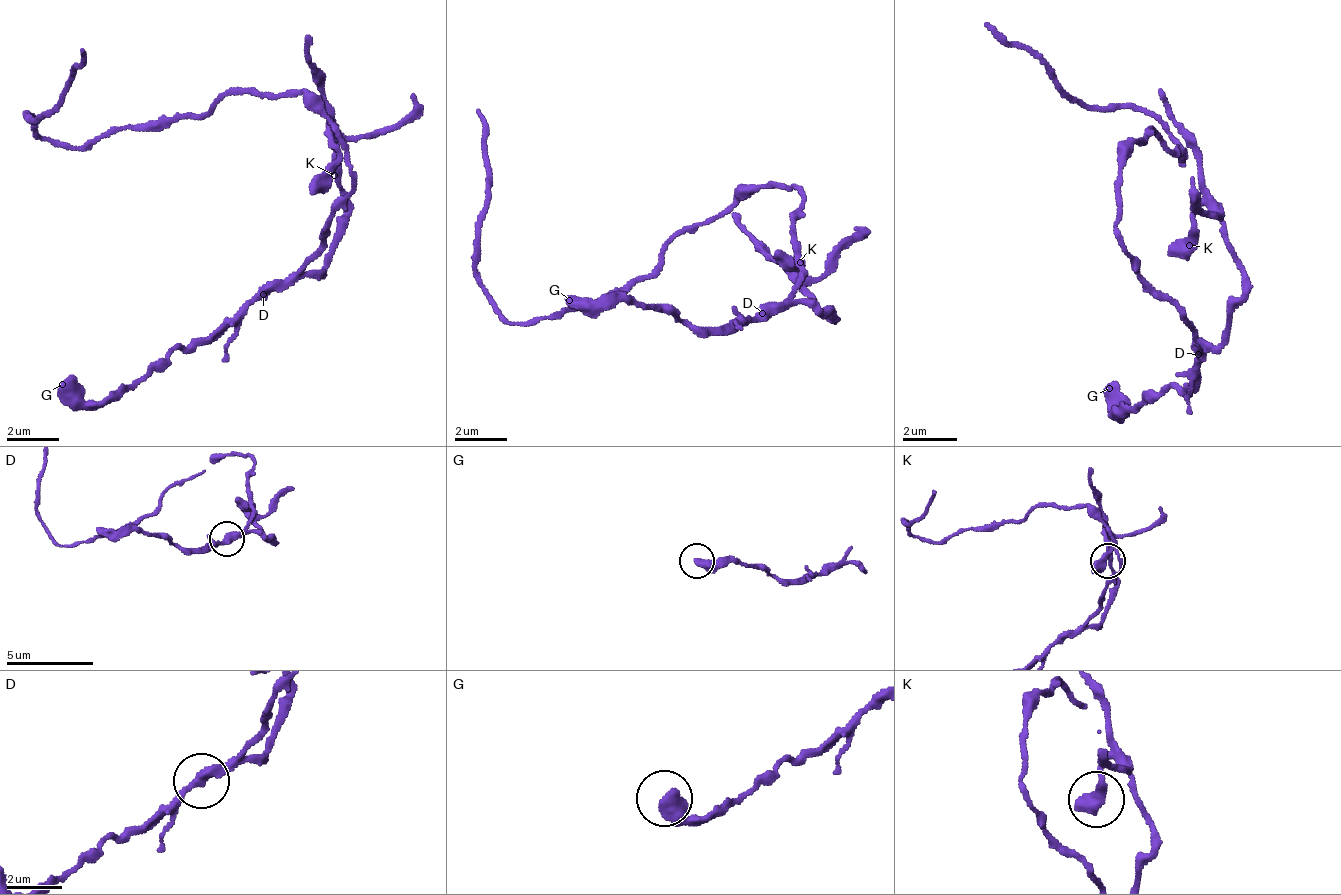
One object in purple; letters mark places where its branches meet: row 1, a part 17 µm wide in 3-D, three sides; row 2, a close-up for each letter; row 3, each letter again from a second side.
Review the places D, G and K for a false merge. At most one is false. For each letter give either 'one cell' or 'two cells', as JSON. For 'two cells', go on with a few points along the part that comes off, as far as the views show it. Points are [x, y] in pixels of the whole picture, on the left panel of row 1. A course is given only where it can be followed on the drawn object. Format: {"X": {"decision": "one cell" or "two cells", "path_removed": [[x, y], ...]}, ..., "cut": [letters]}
{"D": {"decision": "two cells", "path_removed": [[264, 296], [323, 242], [344, 138], [299, 95], [229, 93], [205, 116], [46, 138], [23, 115], [84, 48]]}, "G": {"decision": "one cell"}, "K": {"decision": "one cell"}, "cut": ["D"]}

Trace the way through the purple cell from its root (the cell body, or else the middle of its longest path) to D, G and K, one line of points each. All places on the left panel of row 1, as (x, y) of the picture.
D: (307, 102), (330, 125), (343, 150), (343, 163), (351, 170), (349, 195), (332, 211), (323, 248), (264, 296)
G: (307, 102), (351, 170), (323, 248), (120, 394), (82, 402), (62, 384)
K: (307, 102), (351, 170), (311, 269), (327, 259), (343, 211), (331, 134), (334, 175)

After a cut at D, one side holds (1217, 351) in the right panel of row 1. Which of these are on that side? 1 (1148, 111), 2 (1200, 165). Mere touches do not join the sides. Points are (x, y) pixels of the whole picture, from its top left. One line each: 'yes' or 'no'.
1: no
2: yes

